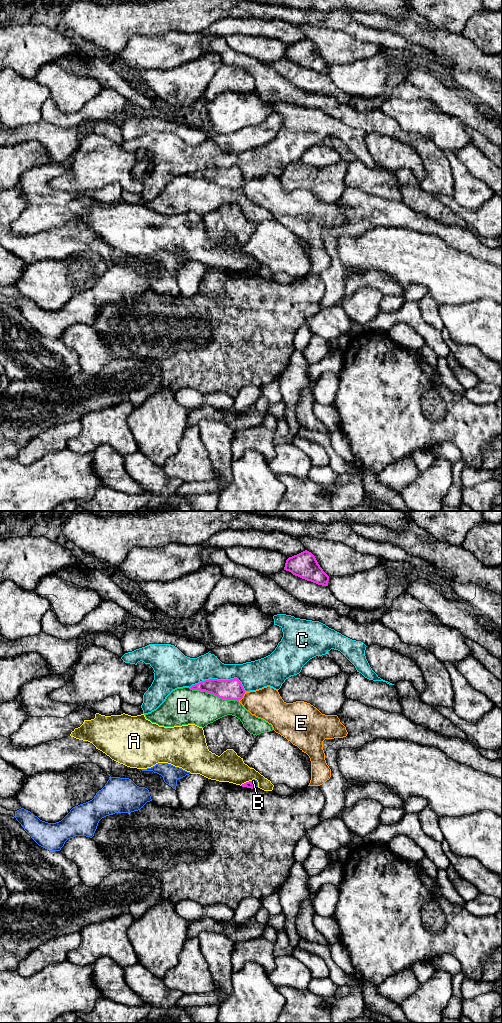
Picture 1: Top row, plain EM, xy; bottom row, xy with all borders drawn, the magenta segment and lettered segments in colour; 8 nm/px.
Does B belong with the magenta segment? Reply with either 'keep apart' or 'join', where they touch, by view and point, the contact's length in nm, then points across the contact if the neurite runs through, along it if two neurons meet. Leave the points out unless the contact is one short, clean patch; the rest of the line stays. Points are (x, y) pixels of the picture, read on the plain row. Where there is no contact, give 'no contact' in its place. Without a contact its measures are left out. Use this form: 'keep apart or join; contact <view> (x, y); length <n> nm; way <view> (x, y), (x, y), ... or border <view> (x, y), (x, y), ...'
keep apart; contact xy (252, 271); length 80 nm; border xy (249, 269), (256, 274)

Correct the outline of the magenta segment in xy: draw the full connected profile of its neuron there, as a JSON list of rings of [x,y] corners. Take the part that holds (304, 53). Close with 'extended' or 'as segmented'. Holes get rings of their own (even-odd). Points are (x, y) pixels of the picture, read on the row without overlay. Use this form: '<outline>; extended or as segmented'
[[[307,38],[289,45],[284,58],[318,73],[328,74],[329,64],[320,55],[315,44]]]; as segmented

